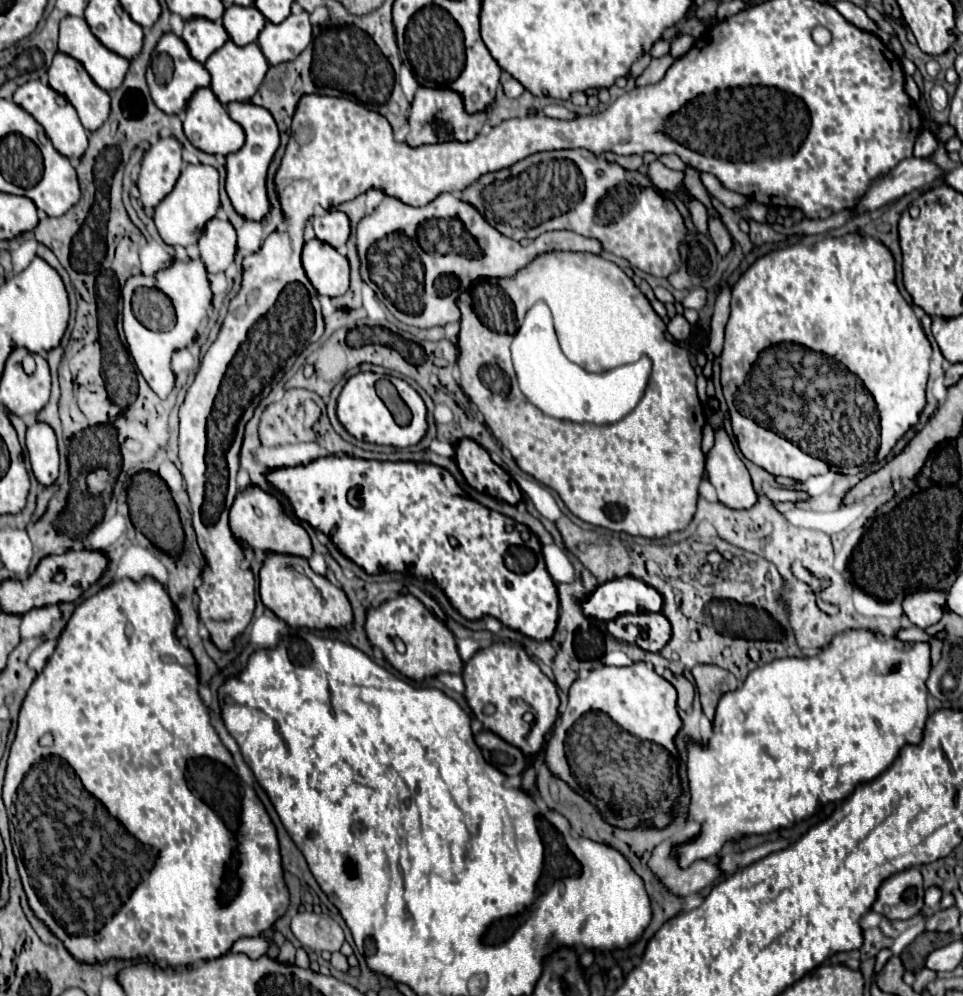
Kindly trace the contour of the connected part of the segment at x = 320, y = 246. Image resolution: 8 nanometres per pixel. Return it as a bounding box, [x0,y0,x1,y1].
[302,240,350,296]

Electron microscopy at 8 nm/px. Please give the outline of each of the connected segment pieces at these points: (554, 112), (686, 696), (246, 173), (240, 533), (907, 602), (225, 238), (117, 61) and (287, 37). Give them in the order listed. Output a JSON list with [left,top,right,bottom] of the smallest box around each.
[[544,106,578,120],[670,676,696,710],[226,102,280,222],[230,486,312,558],[902,590,946,628],[200,218,236,274],[60,16,128,92],[258,12,312,66]]

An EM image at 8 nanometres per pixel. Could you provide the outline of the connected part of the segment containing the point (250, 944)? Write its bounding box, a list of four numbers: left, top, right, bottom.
[228,936,270,960]

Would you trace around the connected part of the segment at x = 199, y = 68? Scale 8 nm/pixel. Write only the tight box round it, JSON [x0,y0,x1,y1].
[146,32,210,114]

